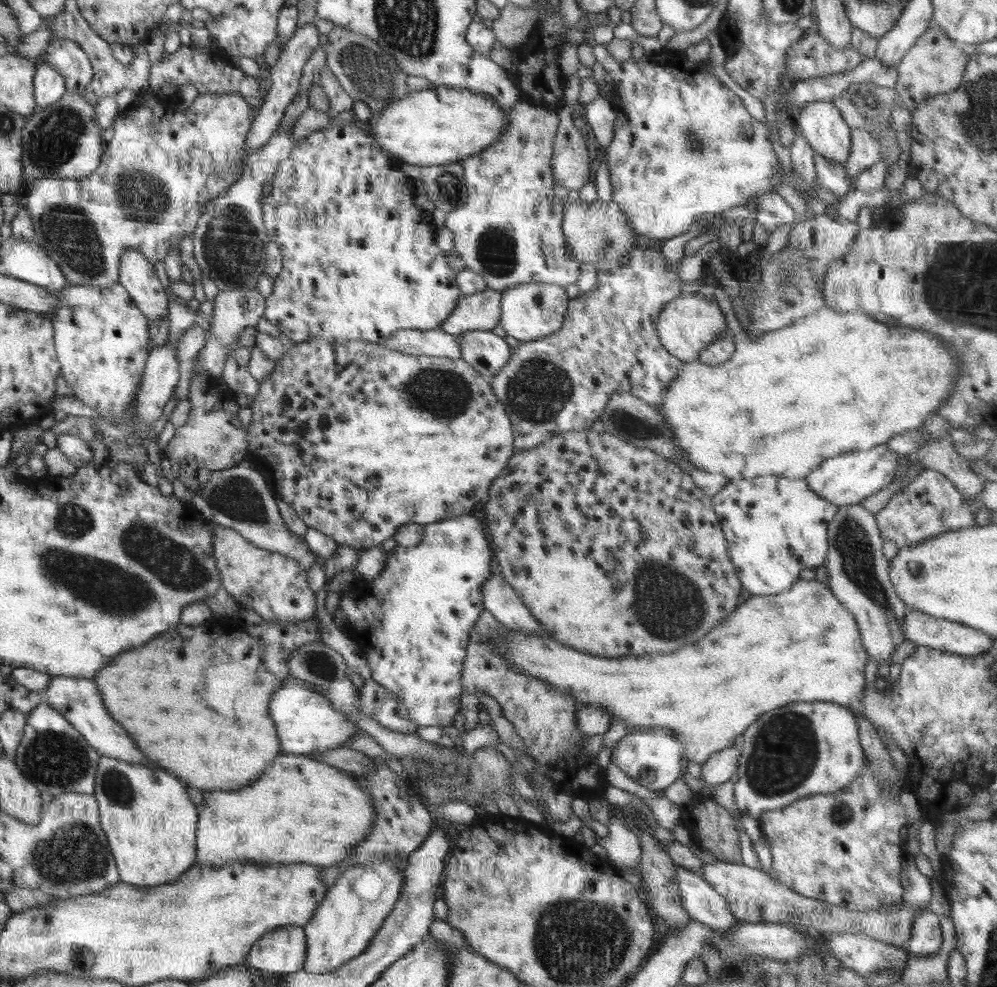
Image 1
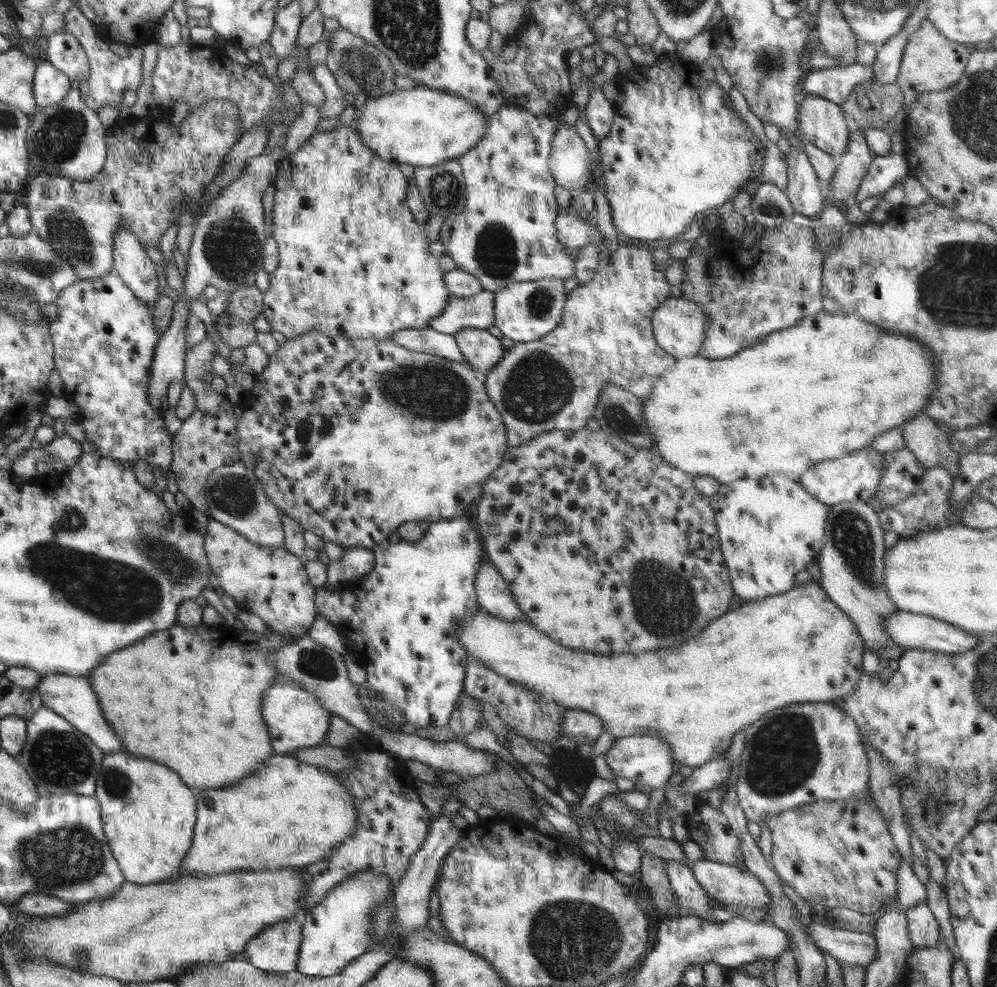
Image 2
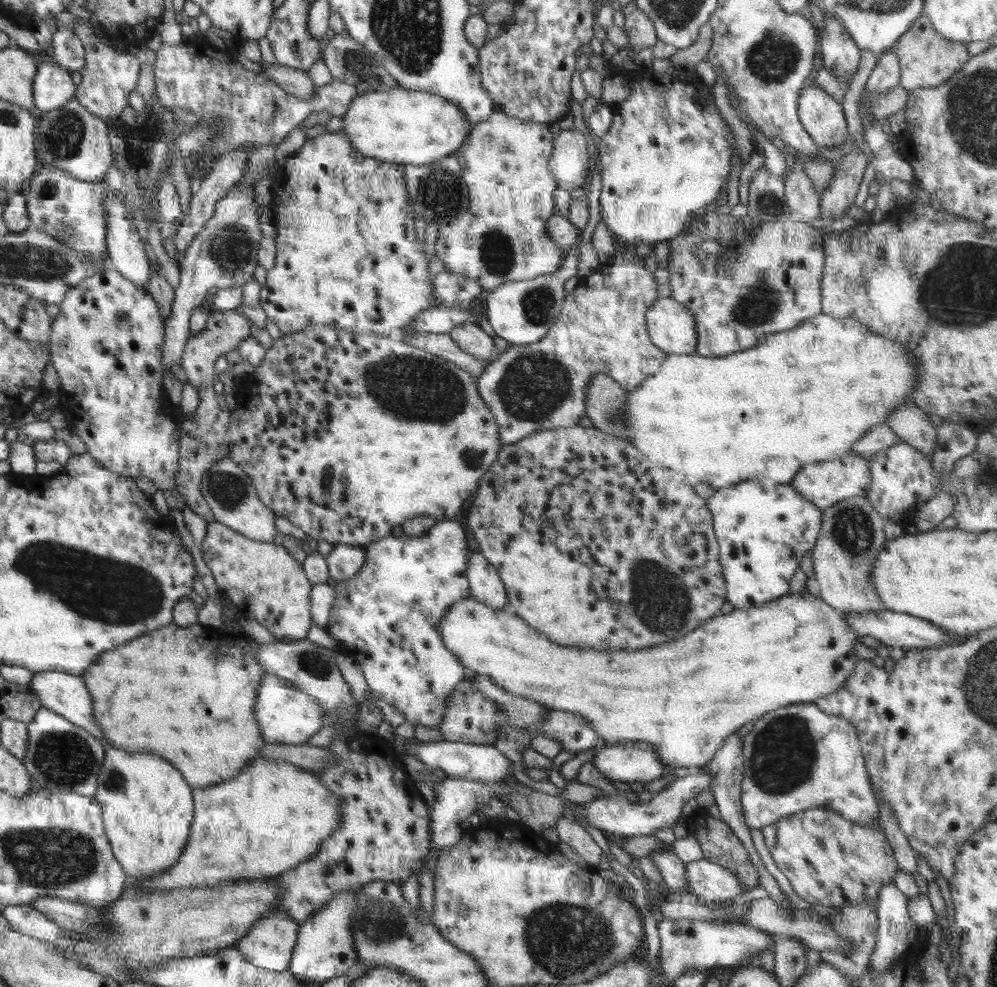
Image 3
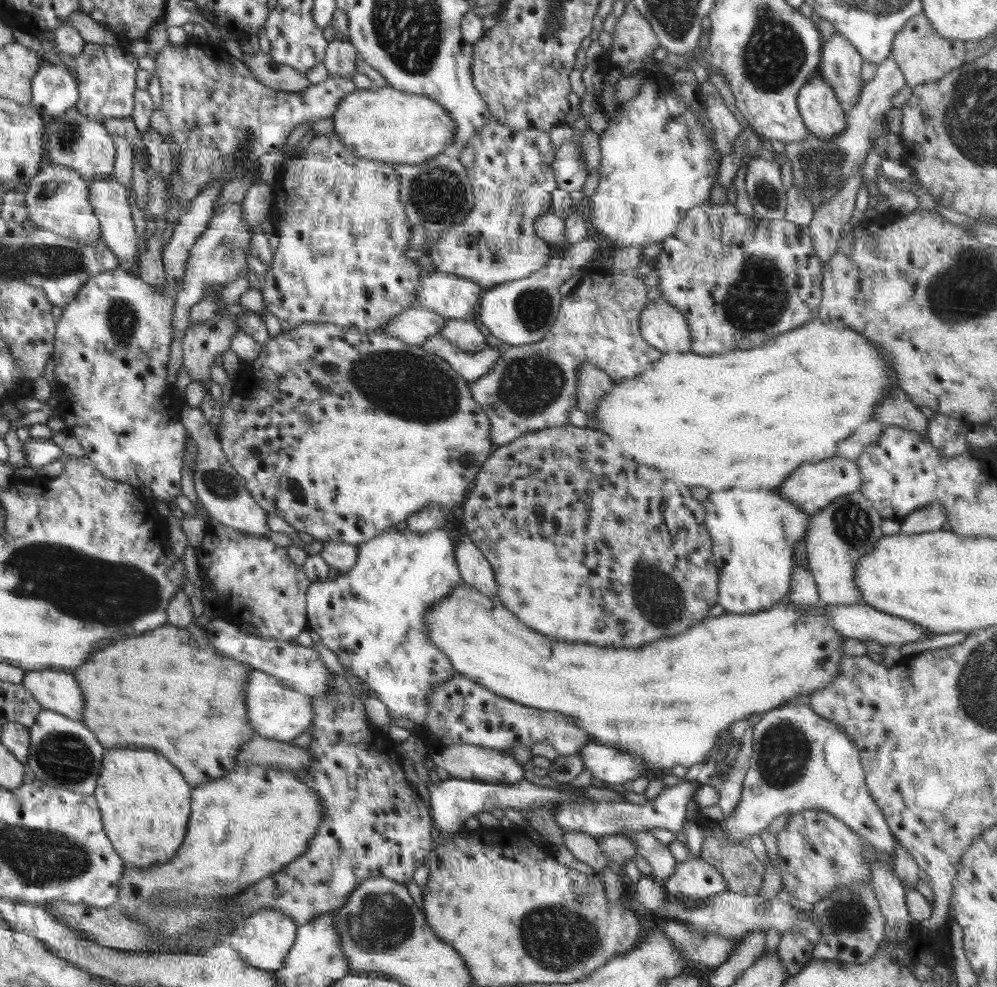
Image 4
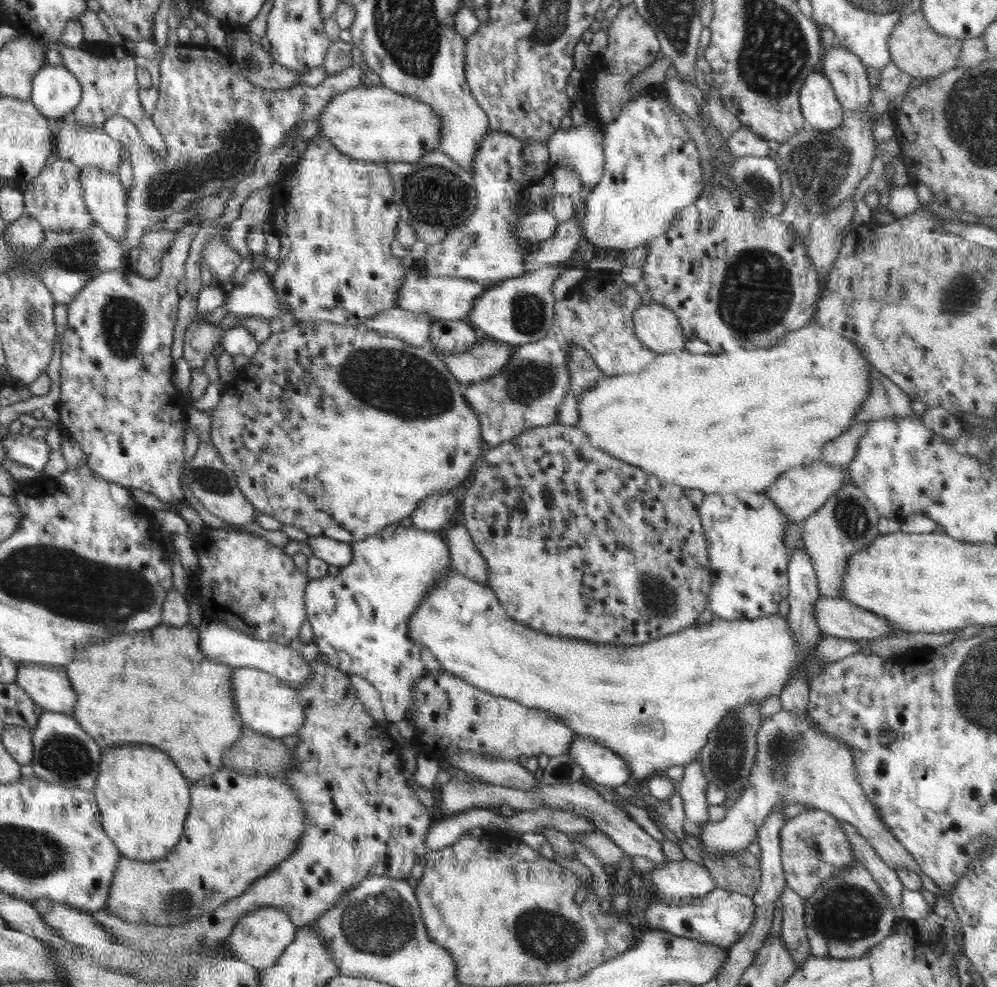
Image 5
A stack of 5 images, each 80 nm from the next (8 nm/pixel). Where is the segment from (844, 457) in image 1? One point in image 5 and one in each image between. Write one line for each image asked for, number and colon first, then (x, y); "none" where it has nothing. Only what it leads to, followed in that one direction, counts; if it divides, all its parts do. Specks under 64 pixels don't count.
2: (855, 476)
3: (824, 483)
4: (812, 486)
5: (799, 492)

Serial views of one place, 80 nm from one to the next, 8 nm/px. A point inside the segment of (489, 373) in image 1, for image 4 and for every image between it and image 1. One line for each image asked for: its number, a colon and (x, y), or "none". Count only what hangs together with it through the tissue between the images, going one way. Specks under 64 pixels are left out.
2: (482, 351)
3: (470, 338)
4: (464, 334)

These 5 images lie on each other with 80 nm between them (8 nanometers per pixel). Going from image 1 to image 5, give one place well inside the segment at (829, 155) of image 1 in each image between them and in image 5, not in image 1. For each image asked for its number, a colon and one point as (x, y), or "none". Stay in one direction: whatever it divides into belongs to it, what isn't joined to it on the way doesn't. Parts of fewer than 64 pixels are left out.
2: (821, 121)
3: (822, 117)
4: (821, 111)
5: (822, 111)

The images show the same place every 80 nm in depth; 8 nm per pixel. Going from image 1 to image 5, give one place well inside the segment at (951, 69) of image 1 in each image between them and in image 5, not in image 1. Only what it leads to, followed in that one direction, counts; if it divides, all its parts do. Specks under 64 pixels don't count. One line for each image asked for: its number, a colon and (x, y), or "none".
2: (930, 62)
3: (927, 59)
4: (922, 55)
5: (916, 49)

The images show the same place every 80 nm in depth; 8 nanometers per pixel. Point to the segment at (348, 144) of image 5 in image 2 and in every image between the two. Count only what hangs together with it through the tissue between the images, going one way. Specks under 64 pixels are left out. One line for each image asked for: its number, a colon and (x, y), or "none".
2: (421, 126)
3: (412, 127)
4: (387, 125)

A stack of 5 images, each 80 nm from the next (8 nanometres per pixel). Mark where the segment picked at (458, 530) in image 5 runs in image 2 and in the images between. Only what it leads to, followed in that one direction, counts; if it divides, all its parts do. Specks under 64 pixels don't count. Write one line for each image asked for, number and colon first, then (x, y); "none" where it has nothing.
2: (493, 595)
3: (485, 584)
4: (475, 570)

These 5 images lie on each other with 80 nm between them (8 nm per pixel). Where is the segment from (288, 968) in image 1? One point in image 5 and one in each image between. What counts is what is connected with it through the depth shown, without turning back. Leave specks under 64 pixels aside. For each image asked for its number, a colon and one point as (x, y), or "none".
2: (276, 948)
3: (270, 944)
4: (264, 940)
5: (260, 938)

